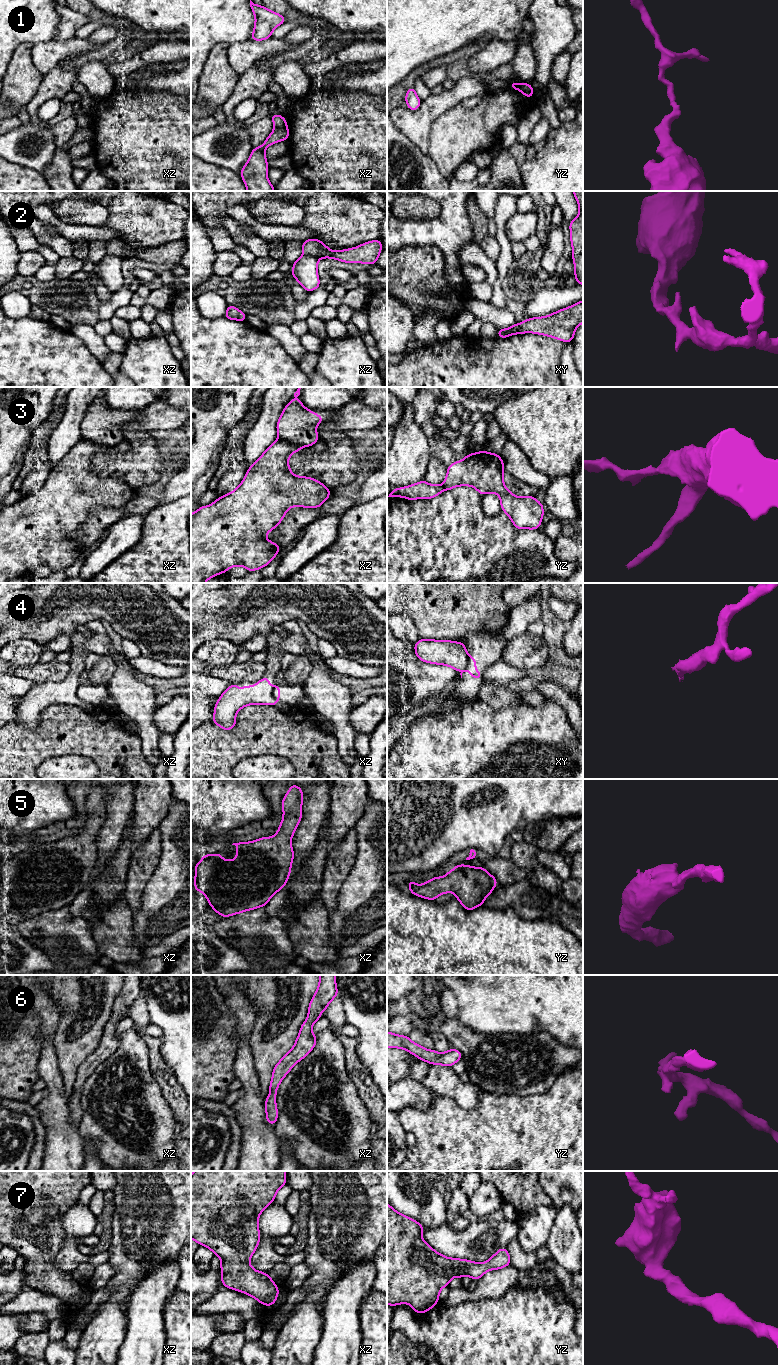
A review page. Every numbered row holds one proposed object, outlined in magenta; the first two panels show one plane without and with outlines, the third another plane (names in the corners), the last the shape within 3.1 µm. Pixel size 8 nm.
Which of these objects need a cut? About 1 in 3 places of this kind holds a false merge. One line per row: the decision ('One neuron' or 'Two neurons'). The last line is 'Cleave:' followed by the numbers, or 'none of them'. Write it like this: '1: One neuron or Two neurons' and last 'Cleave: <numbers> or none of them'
1: Two neurons
2: Two neurons
3: Two neurons
4: Two neurons
5: One neuron
6: One neuron
7: One neuron
Cleave: 1, 2, 3, 4

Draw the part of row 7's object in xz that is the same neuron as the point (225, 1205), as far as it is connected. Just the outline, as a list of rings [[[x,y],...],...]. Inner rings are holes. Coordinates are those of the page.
[[[194,1171],[191,1175],[191,1238],[199,1245],[208,1247],[216,1256],[221,1259],[221,1283],[227,1289],[231,1288],[234,1291],[244,1292],[265,1306],[274,1305],[279,1295],[279,1288],[269,1277],[269,1274],[253,1269],[249,1261],[260,1242],[260,1230],[258,1227],[259,1215],[271,1202],[275,1201],[277,1191],[286,1184],[286,1171]]]

